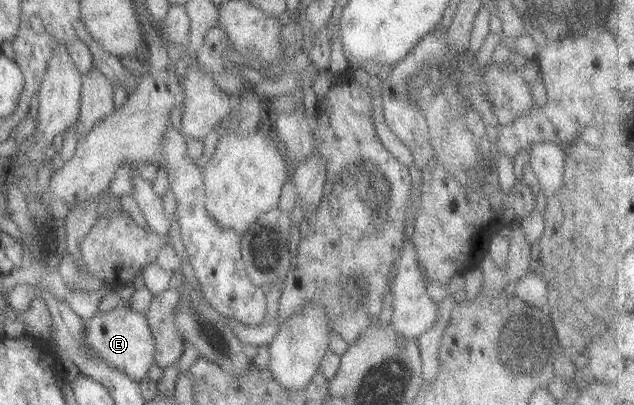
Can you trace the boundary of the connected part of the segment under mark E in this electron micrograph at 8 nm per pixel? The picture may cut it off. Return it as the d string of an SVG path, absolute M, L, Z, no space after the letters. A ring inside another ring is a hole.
M121 305L104 312L97 311L82 322L82 334L82 342L94 358L138 384L146 378L147 368L153 362L154 342L144 313Z

